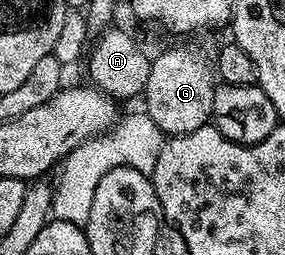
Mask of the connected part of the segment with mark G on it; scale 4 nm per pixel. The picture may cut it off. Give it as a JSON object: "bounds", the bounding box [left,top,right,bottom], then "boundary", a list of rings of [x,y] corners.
{"bounds":[143,43,216,136],"boundary":[[[181,43],[178,47],[169,47],[166,51],[159,52],[157,56],[155,54],[152,56],[147,73],[147,85],[143,92],[143,100],[145,99],[143,110],[151,117],[151,121],[155,121],[155,125],[159,125],[162,136],[195,133],[195,129],[206,126],[212,120],[216,92],[215,71],[210,60],[209,63],[205,60],[205,55],[199,48],[192,47],[189,43]]]}

